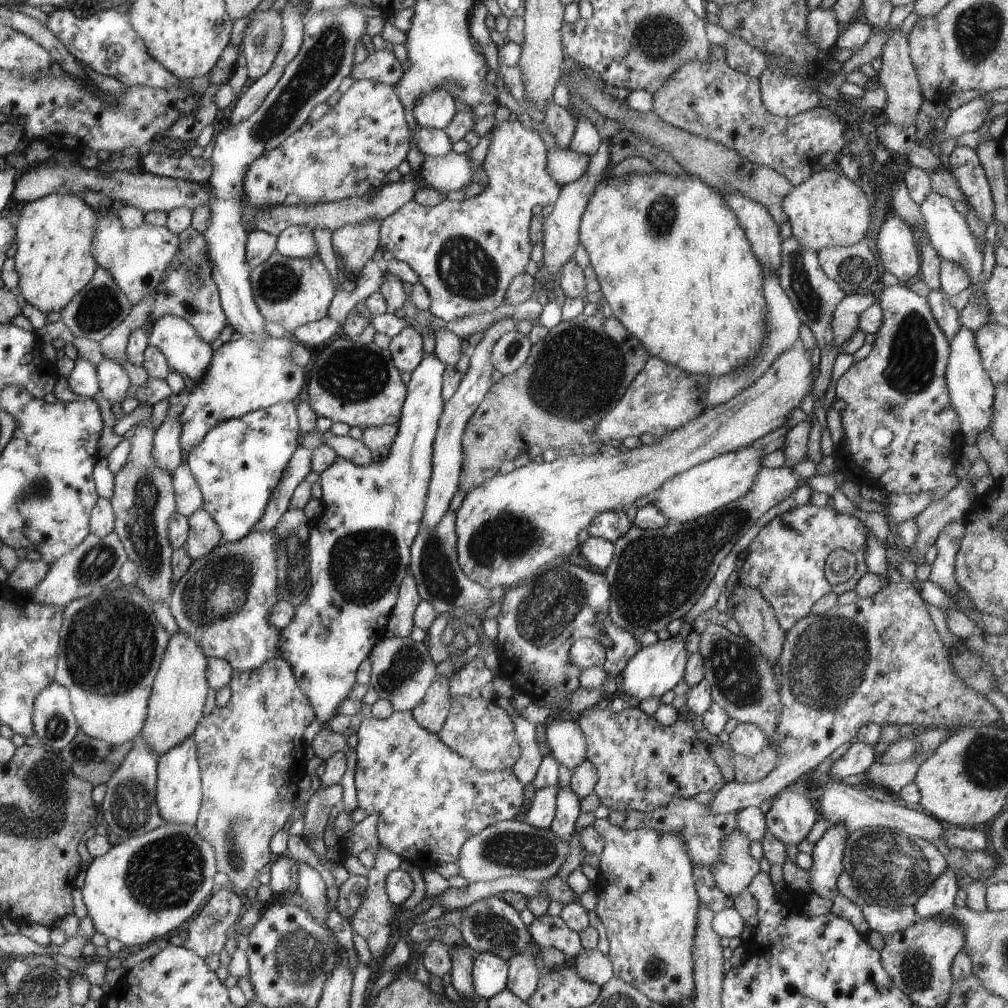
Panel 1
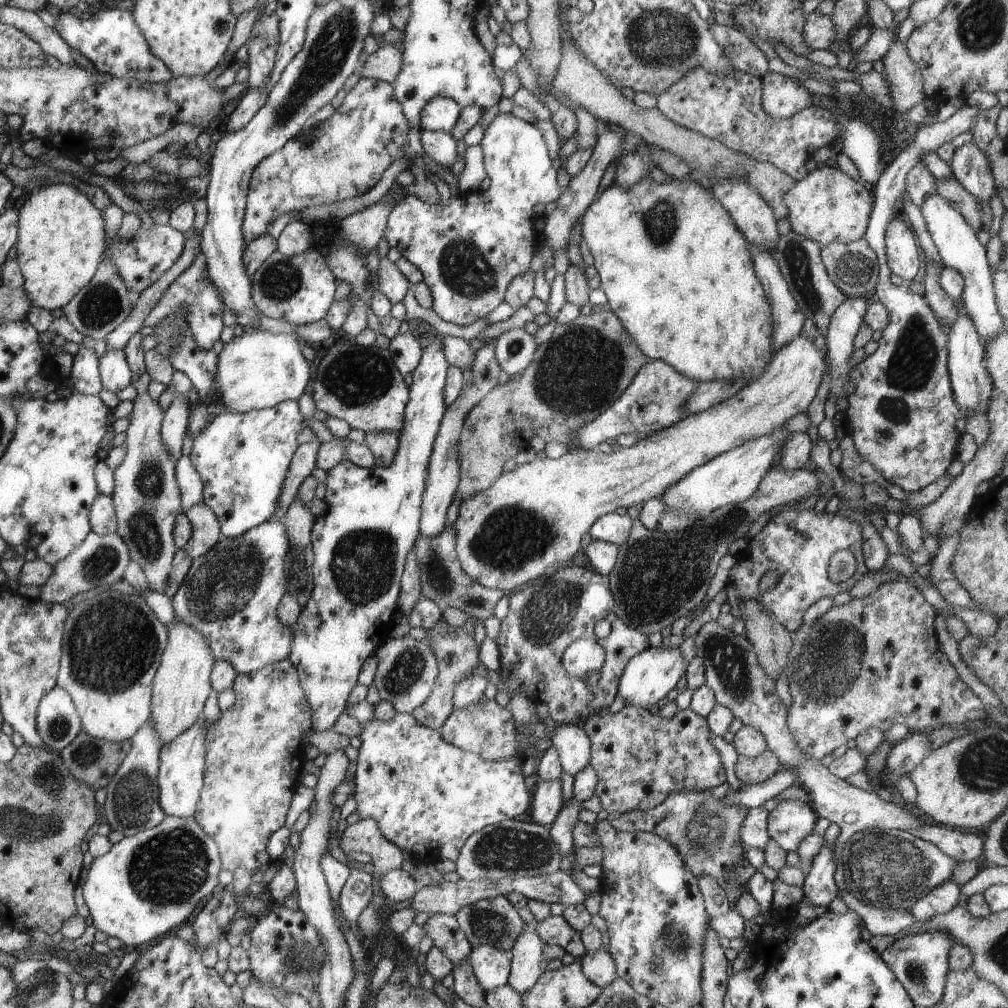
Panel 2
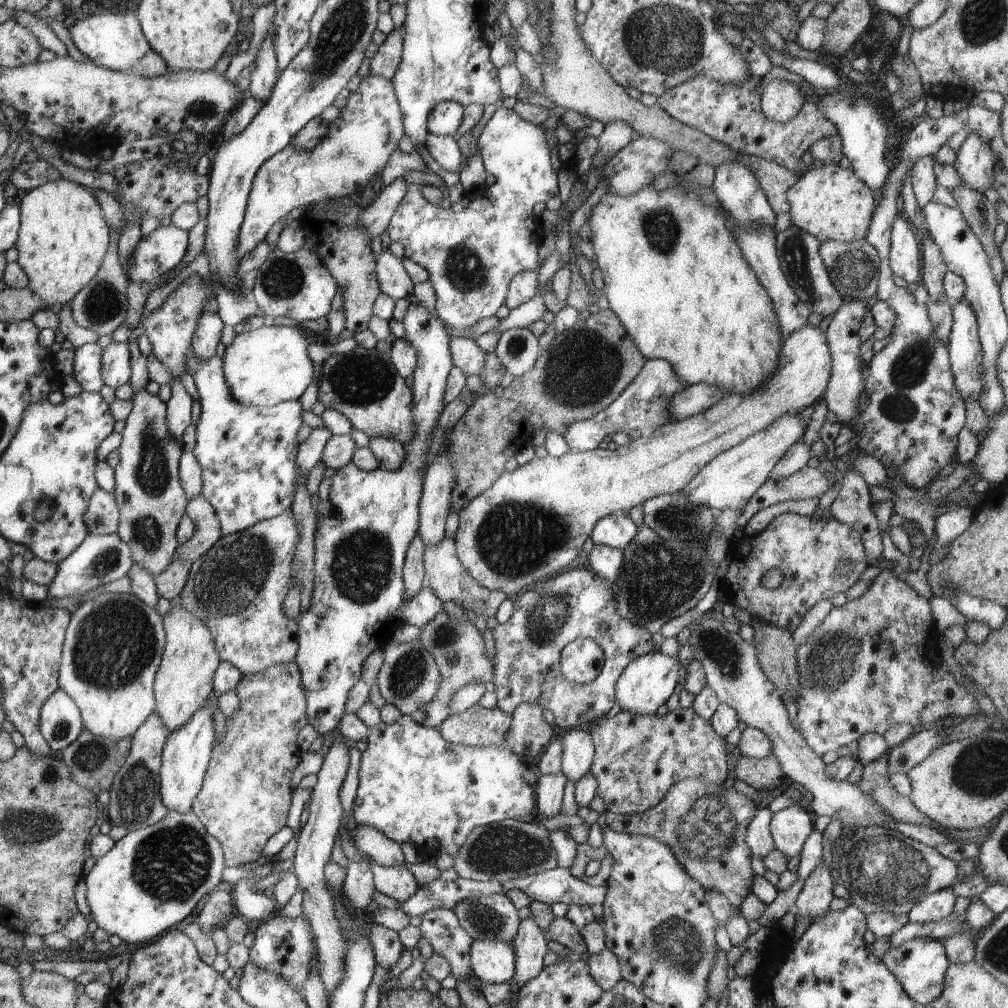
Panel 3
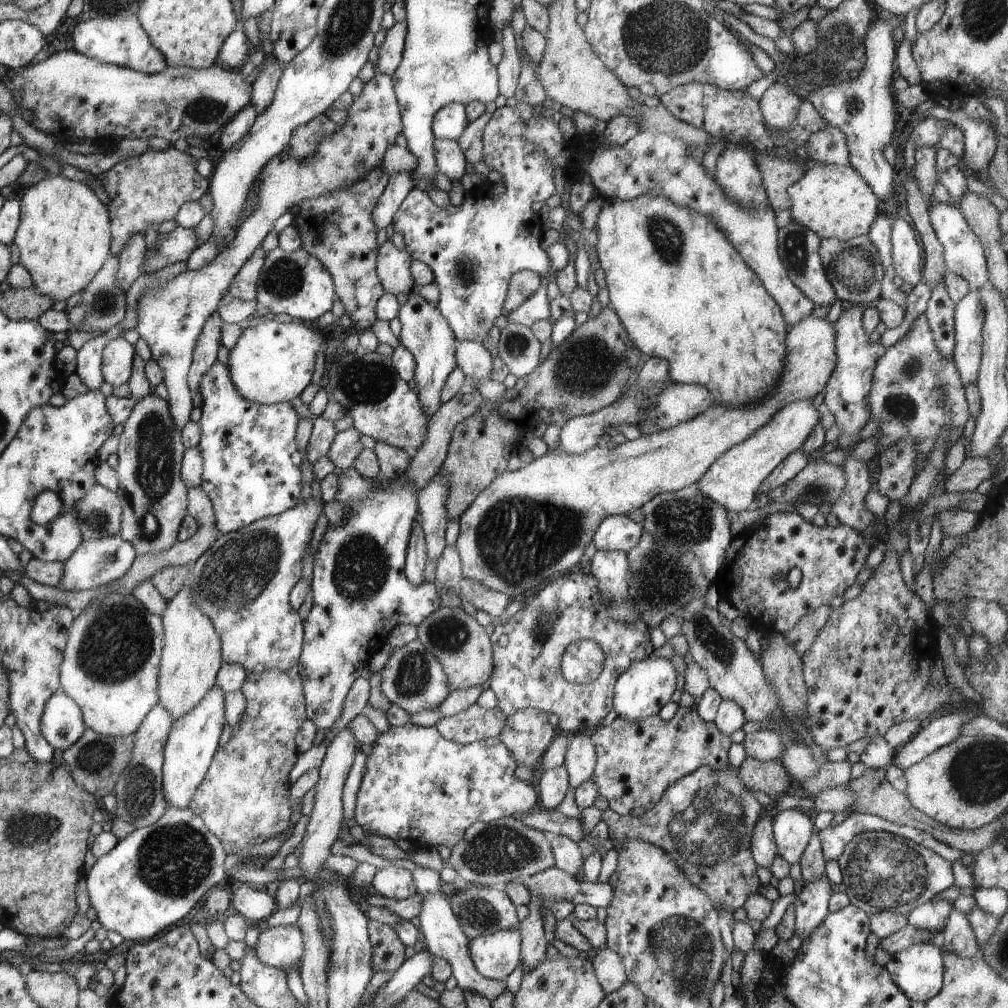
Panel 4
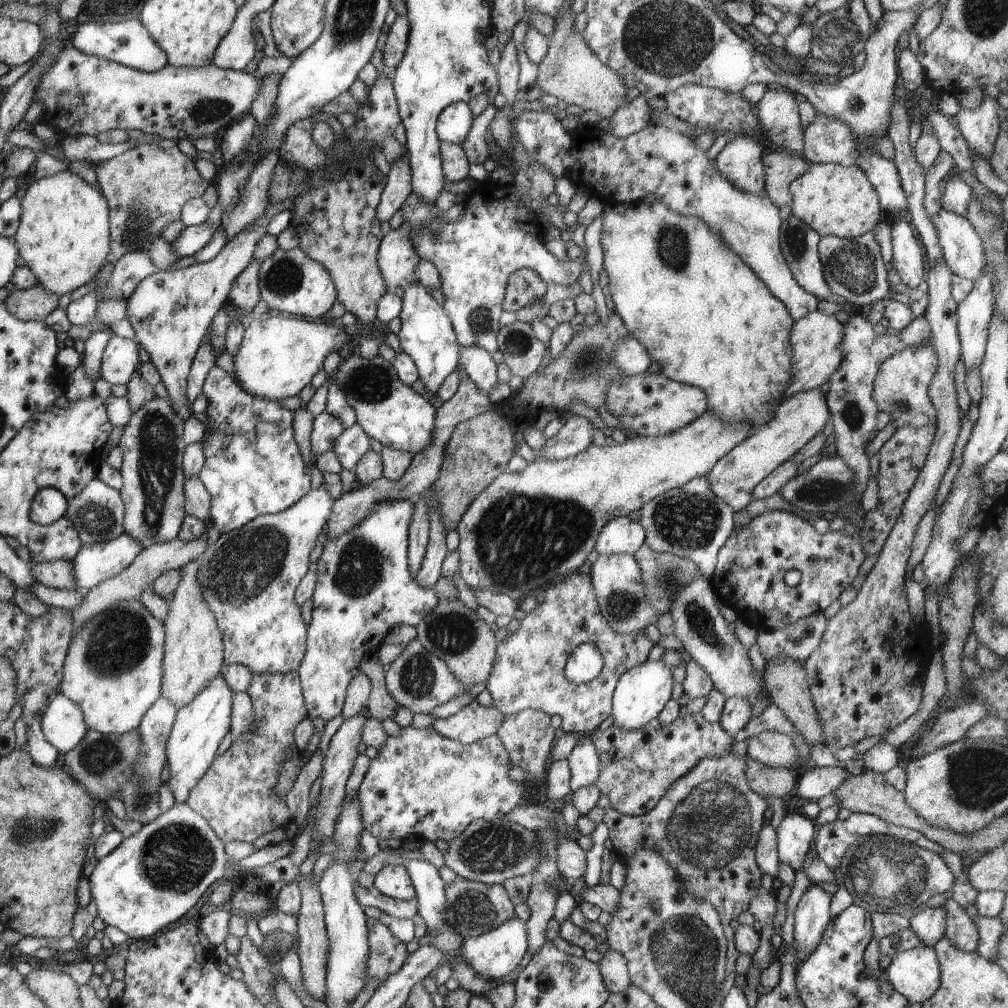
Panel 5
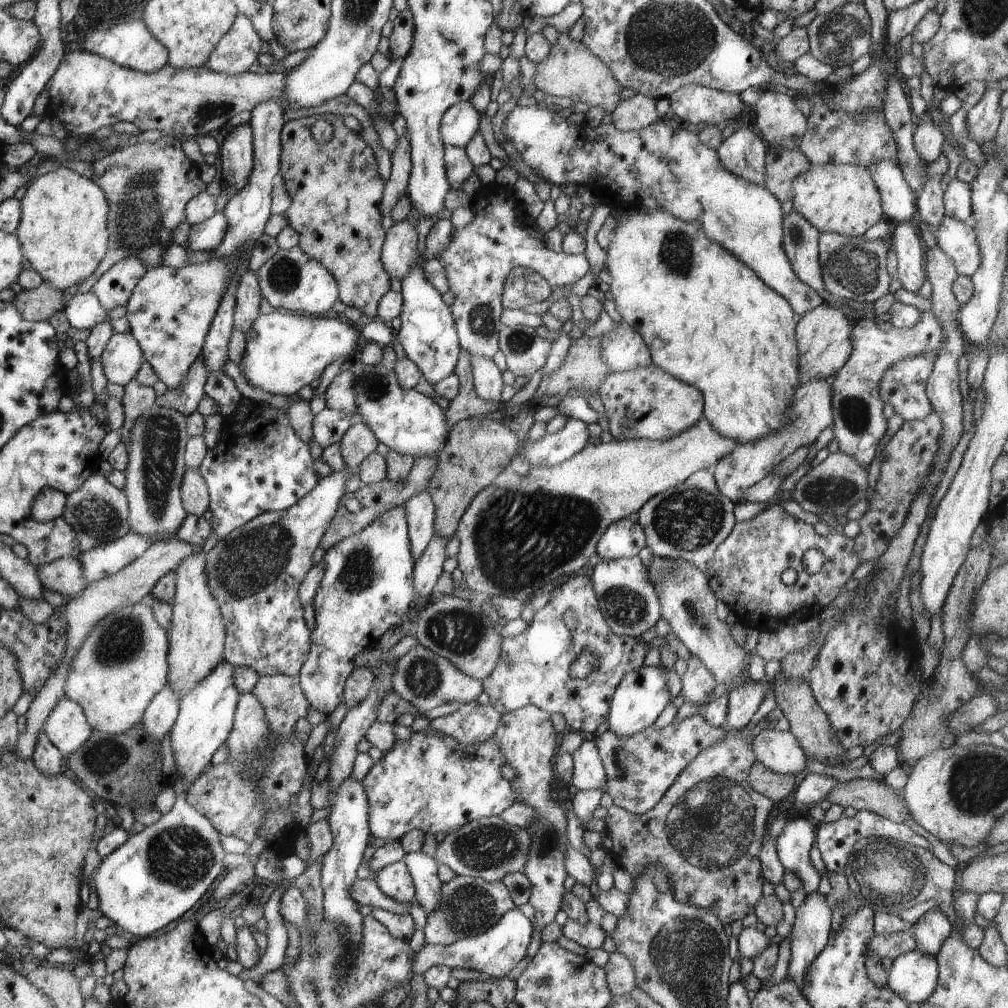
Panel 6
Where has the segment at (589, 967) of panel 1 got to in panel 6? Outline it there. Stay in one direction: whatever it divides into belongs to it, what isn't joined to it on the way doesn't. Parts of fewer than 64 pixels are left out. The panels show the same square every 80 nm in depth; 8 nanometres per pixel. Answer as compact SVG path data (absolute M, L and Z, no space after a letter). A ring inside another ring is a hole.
M616 951L610 954L604 971L608 980L608 988L613 996L626 996L637 988L638 980L636 980L634 966L621 953Z

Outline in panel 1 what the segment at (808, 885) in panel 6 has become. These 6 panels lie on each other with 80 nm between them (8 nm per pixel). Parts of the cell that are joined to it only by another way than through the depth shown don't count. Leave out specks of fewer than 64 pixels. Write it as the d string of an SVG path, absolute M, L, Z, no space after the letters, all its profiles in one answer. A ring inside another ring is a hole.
M808 774L799 777L774 796L772 808L764 816L767 831L784 845L798 845L803 842L814 824L817 824L819 804L808 798L812 782L813 778Z

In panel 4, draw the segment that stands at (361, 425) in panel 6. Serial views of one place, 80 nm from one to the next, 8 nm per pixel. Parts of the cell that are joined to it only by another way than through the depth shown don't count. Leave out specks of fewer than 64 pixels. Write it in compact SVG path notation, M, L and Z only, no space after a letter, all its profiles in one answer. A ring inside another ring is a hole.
M350 428L338 433L334 438L327 456L343 472L352 468L365 450L361 436L362 434L356 428Z

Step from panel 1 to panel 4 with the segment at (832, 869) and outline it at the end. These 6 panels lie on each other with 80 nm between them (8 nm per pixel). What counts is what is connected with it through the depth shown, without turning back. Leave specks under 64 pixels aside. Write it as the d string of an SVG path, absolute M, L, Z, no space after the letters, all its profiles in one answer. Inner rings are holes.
M822 876L804 885L802 892L796 896L793 903L796 913L795 933L803 942L814 936L814 932L822 926L826 916L830 914L828 907L832 895L832 883L827 876Z

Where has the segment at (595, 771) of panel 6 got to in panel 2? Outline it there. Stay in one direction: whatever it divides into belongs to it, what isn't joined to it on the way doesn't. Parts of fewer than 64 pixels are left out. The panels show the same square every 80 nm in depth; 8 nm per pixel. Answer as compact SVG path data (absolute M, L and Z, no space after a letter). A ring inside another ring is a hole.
M564 724L551 734L547 744L558 750L560 765L564 773L576 776L586 766L590 766L591 746L588 734L580 725Z

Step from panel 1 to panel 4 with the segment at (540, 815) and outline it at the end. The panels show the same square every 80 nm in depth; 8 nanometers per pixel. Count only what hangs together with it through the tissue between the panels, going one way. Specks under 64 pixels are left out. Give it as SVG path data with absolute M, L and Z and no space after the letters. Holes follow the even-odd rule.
M564 766L542 771L538 780L538 797L541 808L555 810L564 800L569 784L569 775Z

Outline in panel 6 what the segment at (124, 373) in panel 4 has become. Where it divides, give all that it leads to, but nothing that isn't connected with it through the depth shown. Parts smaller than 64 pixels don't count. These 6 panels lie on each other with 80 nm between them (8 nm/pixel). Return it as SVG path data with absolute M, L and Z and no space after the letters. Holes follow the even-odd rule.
M114 333L101 355L107 382L126 387L144 364L144 354L132 334Z

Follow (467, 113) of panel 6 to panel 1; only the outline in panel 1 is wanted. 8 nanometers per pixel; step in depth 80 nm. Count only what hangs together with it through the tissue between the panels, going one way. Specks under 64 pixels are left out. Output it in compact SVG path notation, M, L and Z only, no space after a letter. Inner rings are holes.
M442 87L424 93L415 102L413 111L418 126L439 130L446 129L457 114L454 98Z

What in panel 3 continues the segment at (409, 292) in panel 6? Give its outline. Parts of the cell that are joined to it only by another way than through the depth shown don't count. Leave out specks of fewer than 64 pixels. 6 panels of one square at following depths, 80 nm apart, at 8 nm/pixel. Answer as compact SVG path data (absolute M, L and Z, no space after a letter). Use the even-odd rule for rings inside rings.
M410 303L402 319L406 334L404 338L416 348L418 358L415 372L412 376L412 395L414 408L414 436L406 444L406 460L398 470L374 470L364 472L350 462L340 468L331 477L332 488L328 501L334 506L332 516L322 517L317 522L315 536L315 564L314 564L314 592L310 608L306 613L298 616L300 647L294 663L298 664L301 673L301 682L305 691L306 714L308 723L320 734L332 732L341 723L345 716L345 705L348 703L349 693L361 680L362 668L367 658L376 650L382 650L394 635L396 629L402 625L415 625L422 629L424 624L435 620L436 614L443 610L443 603L432 588L422 588L416 596L404 598L403 567L408 548L418 535L419 503L422 496L424 466L426 456L430 450L432 430L438 426L438 416L444 408L444 392L447 379L454 368L450 353L450 336L446 332L445 323L436 314L433 315L420 306L419 303Z

